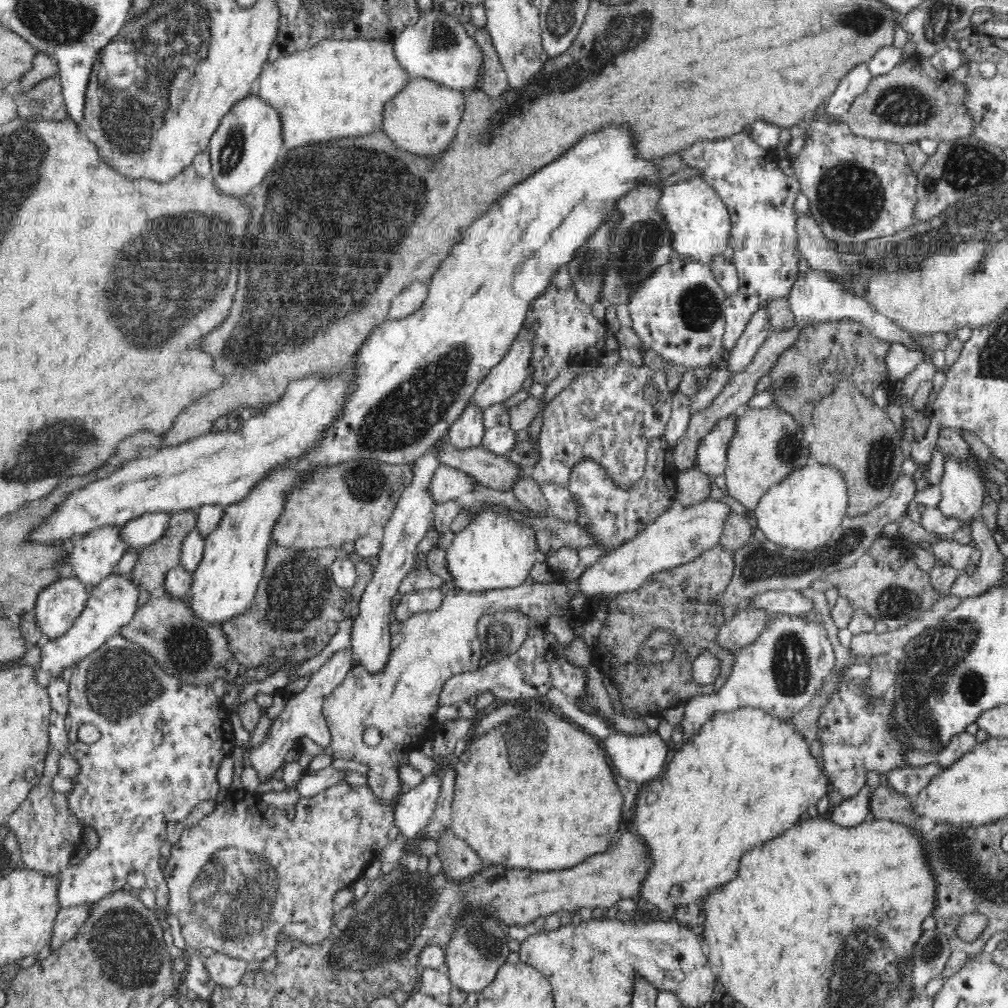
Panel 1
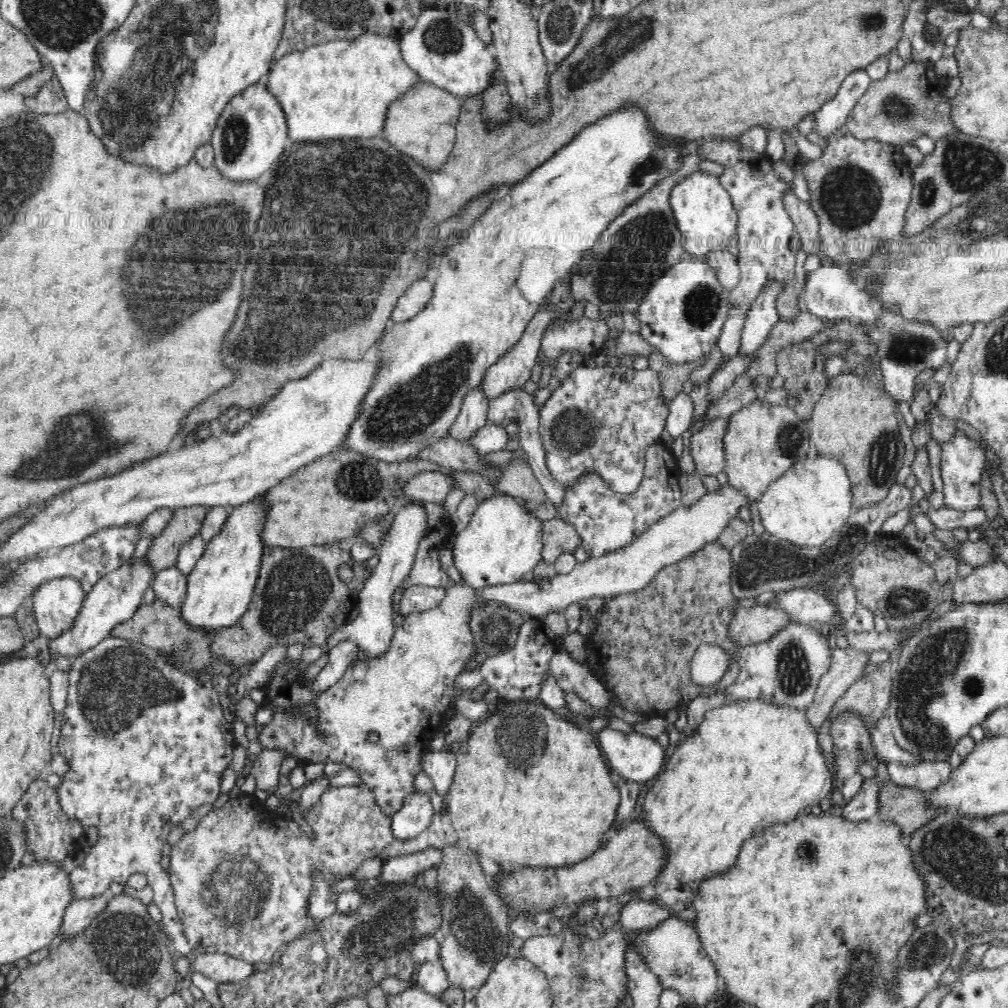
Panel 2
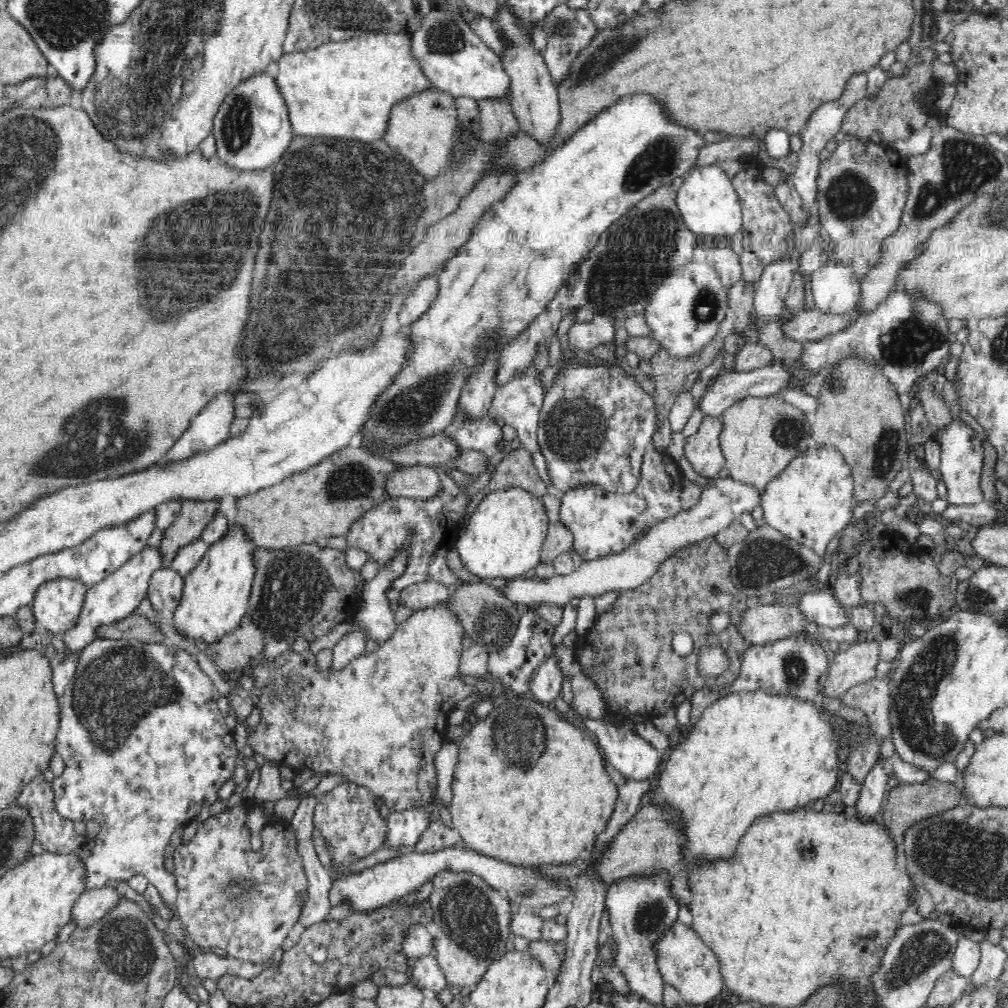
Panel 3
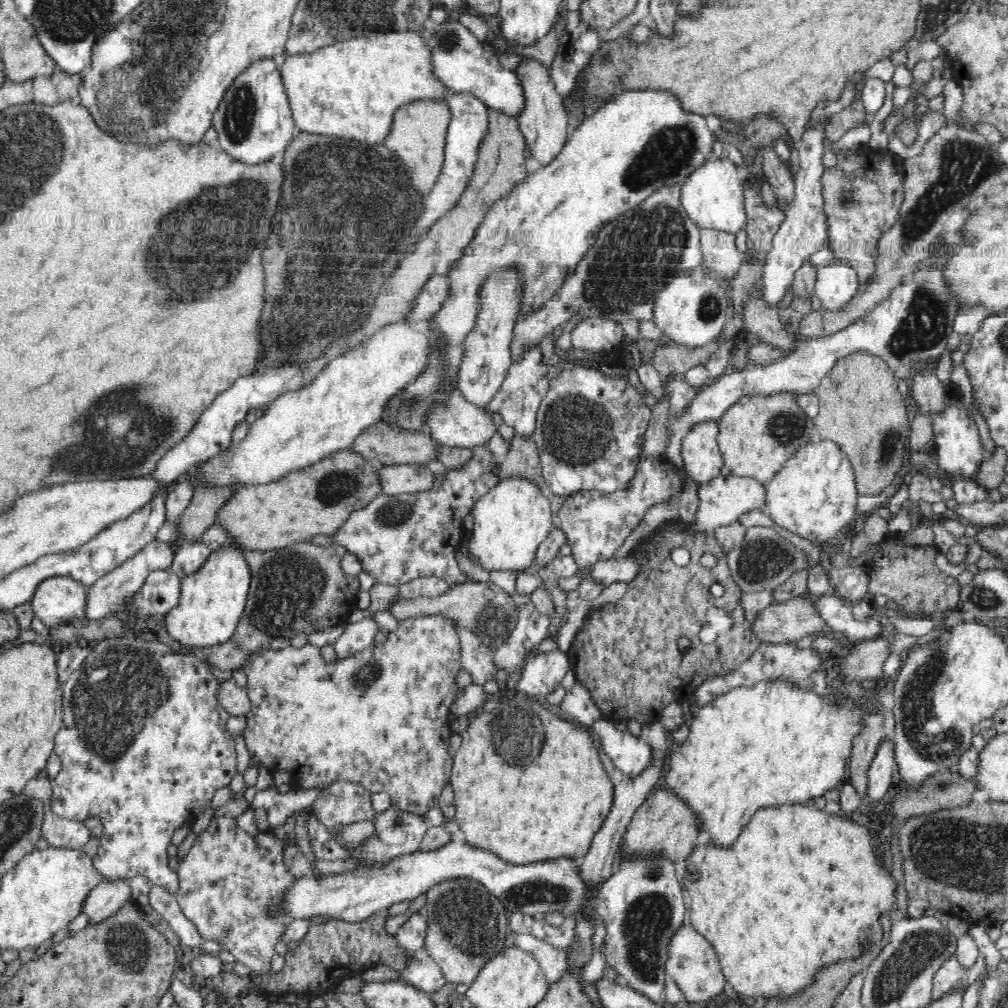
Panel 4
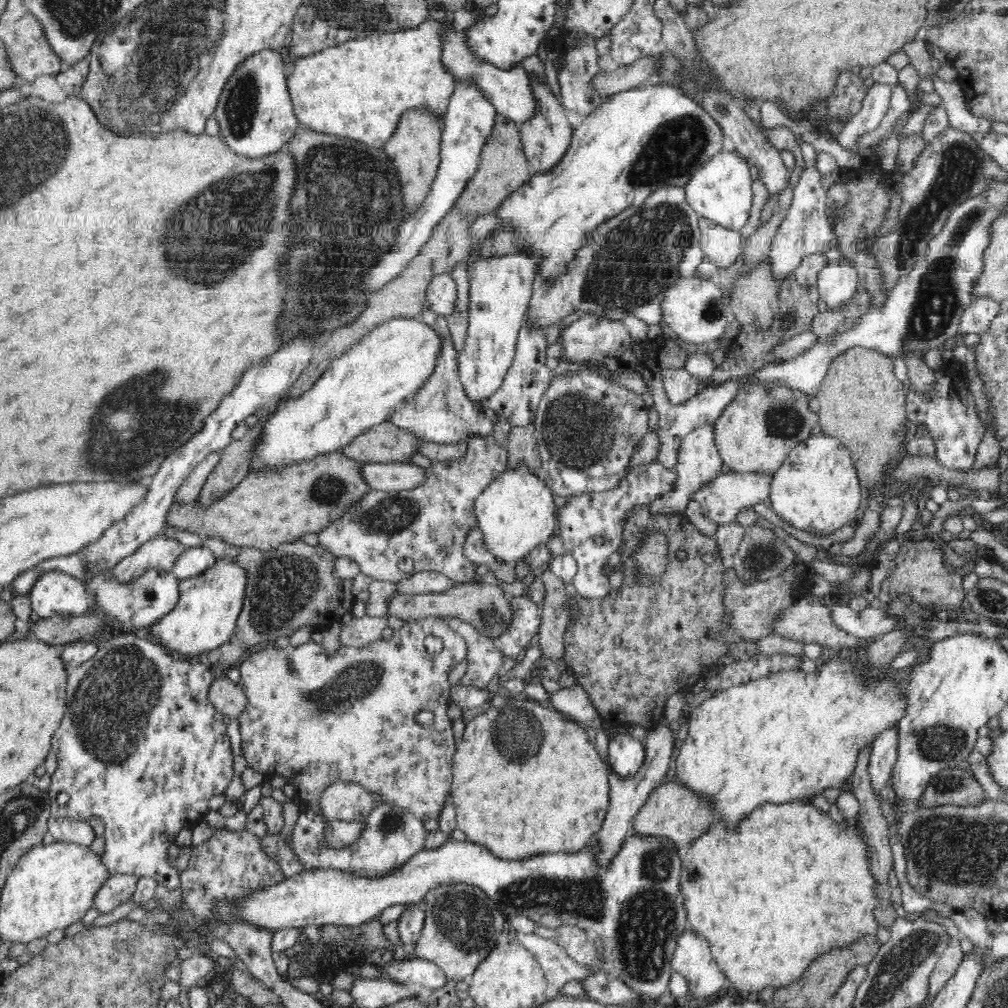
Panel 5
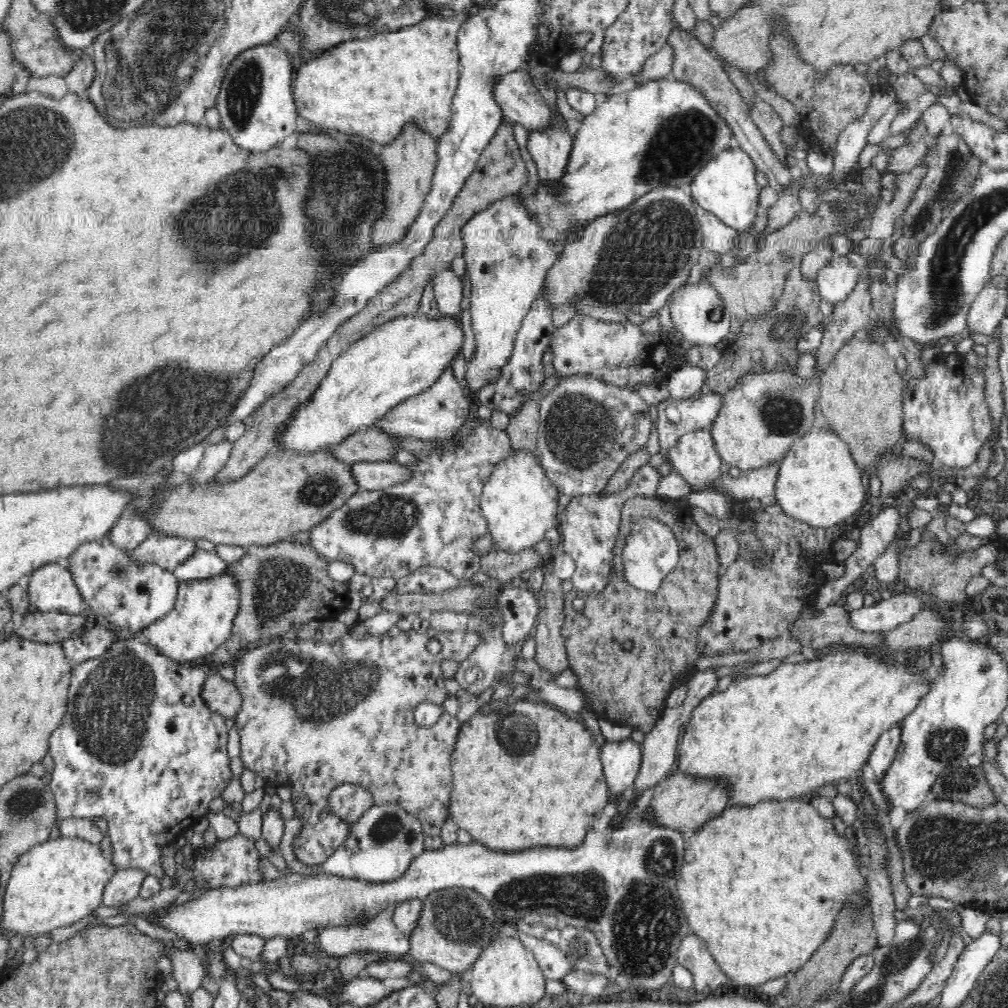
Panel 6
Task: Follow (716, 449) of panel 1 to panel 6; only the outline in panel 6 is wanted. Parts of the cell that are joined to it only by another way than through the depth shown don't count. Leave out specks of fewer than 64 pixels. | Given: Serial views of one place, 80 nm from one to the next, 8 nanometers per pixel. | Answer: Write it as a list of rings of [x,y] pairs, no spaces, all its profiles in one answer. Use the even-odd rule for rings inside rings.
[[[696,430],[683,434],[676,444],[665,450],[665,460],[676,468],[676,472],[683,477],[691,490],[700,490],[708,484],[720,479],[720,464],[723,461],[715,449],[710,430]]]

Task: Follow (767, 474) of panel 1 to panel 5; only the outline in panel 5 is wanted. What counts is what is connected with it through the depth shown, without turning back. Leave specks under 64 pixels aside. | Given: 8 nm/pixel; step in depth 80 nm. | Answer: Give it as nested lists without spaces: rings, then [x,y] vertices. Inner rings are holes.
[[[751,377],[738,386],[734,398],[713,424],[713,437],[719,455],[732,472],[771,474],[786,460],[795,442],[818,431],[818,413],[810,410],[810,393],[774,382],[766,386]]]

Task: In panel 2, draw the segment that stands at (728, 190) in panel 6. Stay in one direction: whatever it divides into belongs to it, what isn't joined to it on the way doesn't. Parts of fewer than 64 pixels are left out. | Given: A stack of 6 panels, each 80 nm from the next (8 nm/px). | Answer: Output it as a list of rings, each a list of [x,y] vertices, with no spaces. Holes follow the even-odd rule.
[[[694,171],[676,184],[670,195],[670,206],[675,211],[678,227],[685,236],[685,248],[689,258],[697,255],[705,259],[706,254],[718,249],[727,249],[728,240],[737,234],[738,212],[734,207],[732,196],[722,185],[720,176],[710,172]]]

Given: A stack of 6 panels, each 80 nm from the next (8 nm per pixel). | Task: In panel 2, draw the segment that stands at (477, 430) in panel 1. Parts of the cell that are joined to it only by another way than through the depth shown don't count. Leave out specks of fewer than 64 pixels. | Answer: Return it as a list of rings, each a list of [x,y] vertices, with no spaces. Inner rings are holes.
[[[482,382],[470,389],[462,397],[458,418],[452,424],[448,434],[462,441],[475,435],[476,430],[487,422],[489,401]]]

